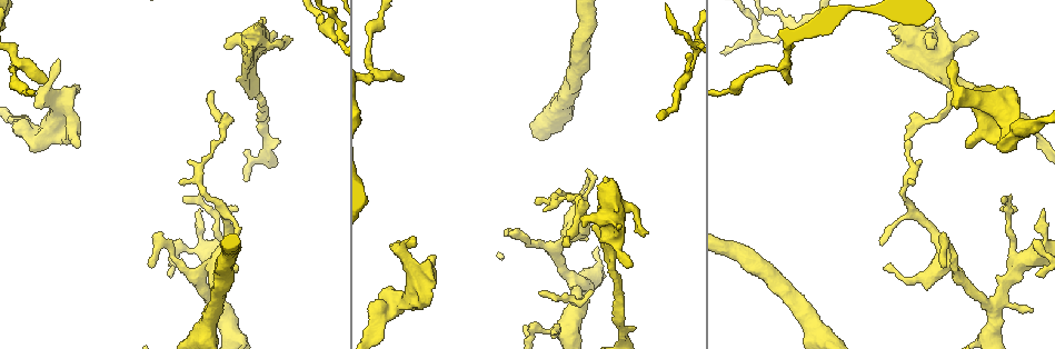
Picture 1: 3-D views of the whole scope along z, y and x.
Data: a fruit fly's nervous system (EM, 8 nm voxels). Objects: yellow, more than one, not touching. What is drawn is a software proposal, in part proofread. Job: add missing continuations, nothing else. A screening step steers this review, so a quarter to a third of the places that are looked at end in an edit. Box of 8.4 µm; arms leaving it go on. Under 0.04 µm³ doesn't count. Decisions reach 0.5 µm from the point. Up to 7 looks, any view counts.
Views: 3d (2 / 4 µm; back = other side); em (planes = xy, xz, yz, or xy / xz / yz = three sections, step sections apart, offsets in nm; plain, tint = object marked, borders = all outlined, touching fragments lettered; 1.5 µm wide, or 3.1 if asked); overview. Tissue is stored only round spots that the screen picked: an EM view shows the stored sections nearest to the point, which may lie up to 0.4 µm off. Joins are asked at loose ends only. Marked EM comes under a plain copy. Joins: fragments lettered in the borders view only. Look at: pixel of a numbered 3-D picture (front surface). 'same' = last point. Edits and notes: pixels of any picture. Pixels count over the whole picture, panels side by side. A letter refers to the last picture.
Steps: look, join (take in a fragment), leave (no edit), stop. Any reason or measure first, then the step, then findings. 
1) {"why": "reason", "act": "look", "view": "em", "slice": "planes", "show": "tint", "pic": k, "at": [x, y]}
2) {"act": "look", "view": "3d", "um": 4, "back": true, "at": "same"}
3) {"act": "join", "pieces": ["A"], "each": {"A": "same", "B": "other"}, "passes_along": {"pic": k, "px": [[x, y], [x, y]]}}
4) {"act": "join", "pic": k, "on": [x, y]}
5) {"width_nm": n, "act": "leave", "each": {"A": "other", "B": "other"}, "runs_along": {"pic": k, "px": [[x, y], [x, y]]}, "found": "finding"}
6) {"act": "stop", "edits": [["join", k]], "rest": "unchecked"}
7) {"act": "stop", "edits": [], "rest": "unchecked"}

{"why": "branch stops here", "act": "look", "view": "em", "slice": "planes", "show": "borders", "pic": 1, "at": [647, 233]}

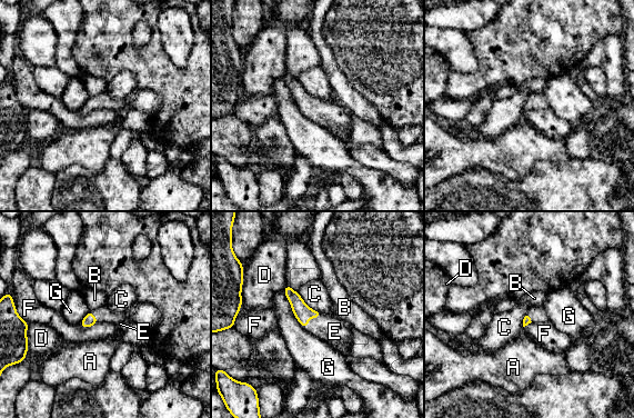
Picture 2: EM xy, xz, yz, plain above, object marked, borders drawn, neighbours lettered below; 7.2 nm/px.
{"act": "join", "pieces": ["E"], "each": {"A": "other", "B": "other", "C": "other", "D": "other", "E": "same", "F": "other", "G": "other"}, "found": "it goes on there"}

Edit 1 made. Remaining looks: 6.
{"why": "an open end", "act": "look", "view": "em", "slice": "xy", "step": 4, "show": "tint", "pic": 1, "at": [953, 60]}

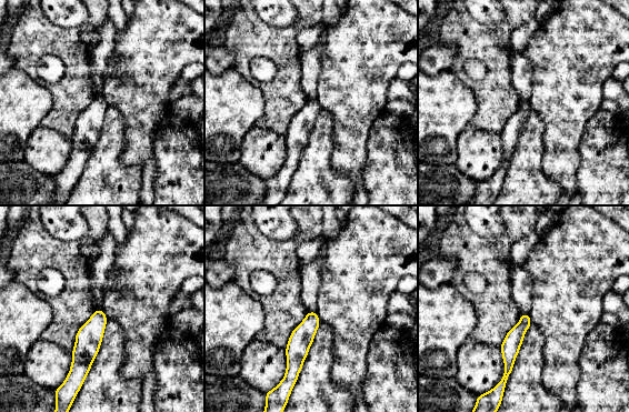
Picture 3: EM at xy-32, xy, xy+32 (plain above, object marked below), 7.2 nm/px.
{"act": "look", "view": "em", "slice": "planes", "show": "borders", "at": "same"}

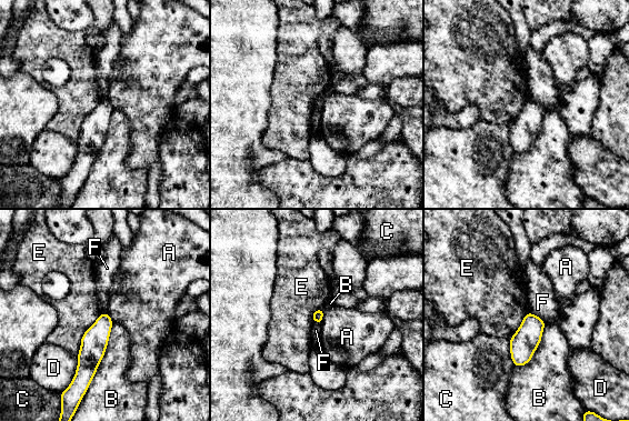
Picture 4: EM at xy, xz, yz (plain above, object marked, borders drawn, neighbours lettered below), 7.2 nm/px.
{"act": "leave", "each": {"A": "other", "B": "other", "C": "other", "D": "other", "E": "other", "F": "other"}, "border": {"pic": 4, "px": [[530, 311], [546, 322]]}, "found": "none of them fits"}

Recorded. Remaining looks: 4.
{"why": "branch stops here", "act": "look", "view": "3d", "um": 4, "pic": 1, "at": [402, 79]}

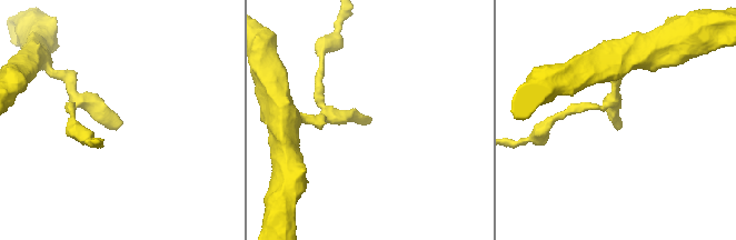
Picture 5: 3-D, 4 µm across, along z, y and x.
{"act": "look", "view": "em", "slice": "planes", "show": "borders", "pic": 5, "at": [619, 124]}

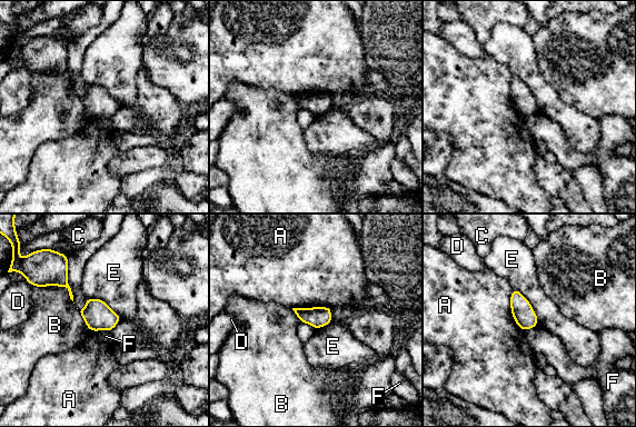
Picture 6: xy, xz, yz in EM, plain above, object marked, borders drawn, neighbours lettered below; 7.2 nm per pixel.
{"act": "leave", "each": {"A": "other", "B": "other", "C": "other", "D": "other", "E": "other", "F": "other"}, "border": {"pic": 6, "px": [[86, 297], [102, 299], [120, 318]]}, "found": "no lettered fragment goes on from it"}

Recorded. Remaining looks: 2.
{"act": "stop", "edits": [["join", 2]], "rest": "unchecked"}

